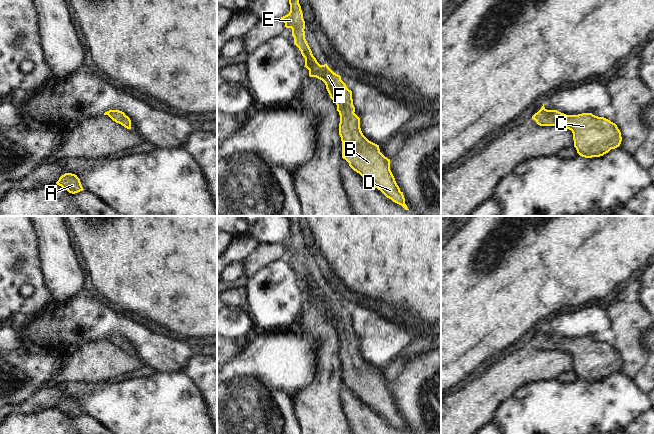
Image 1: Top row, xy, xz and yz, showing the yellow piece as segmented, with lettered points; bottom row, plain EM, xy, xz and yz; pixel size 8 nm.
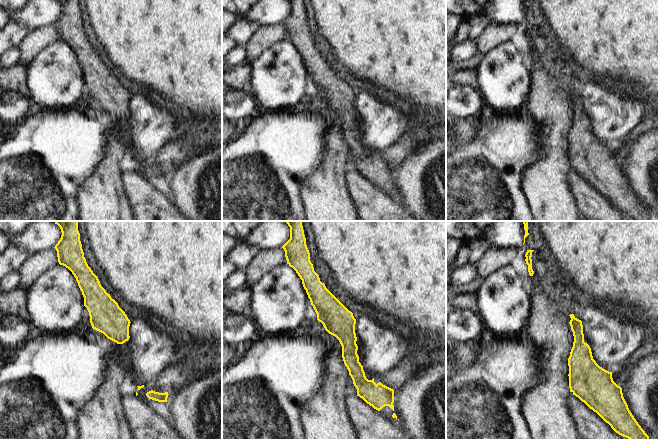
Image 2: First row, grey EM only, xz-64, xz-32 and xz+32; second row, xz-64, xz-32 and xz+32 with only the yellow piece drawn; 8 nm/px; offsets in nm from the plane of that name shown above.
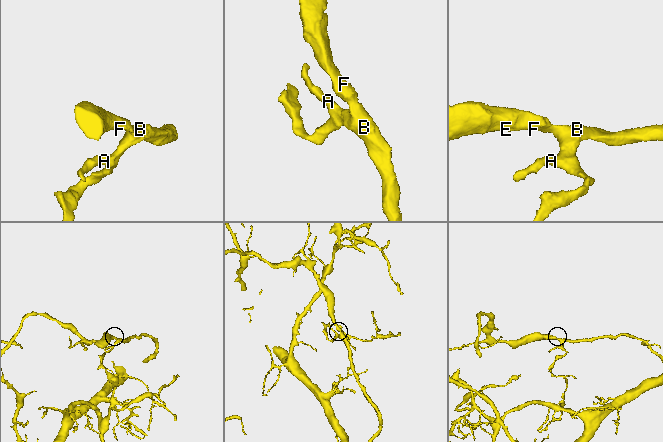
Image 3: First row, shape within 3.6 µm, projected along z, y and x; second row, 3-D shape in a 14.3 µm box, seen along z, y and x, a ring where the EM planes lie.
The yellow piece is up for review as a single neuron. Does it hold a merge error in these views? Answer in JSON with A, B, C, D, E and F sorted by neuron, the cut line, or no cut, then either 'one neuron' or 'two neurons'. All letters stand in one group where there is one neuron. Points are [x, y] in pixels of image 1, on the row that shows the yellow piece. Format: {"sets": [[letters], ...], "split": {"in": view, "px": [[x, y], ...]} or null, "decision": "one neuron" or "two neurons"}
{"sets": [["A", "B", "C", "D", "E", "F"]], "split": null, "decision": "one neuron"}

